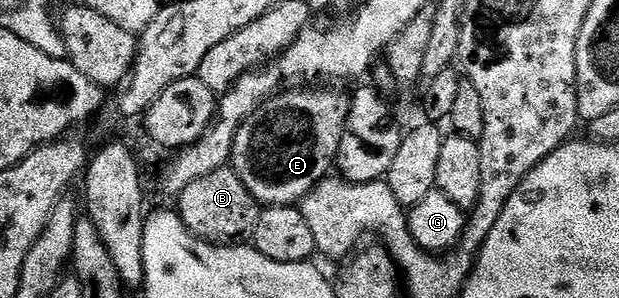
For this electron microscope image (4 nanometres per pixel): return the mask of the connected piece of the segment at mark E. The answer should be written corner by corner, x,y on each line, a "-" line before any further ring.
295,86
290,90
280,91
260,108
256,108
253,115
239,127
229,164
234,168
237,178
245,182
245,190
249,190
249,194
253,194
260,205
298,205
322,180
332,175
341,146
341,134
345,134
345,122
349,118
351,96
319,87

